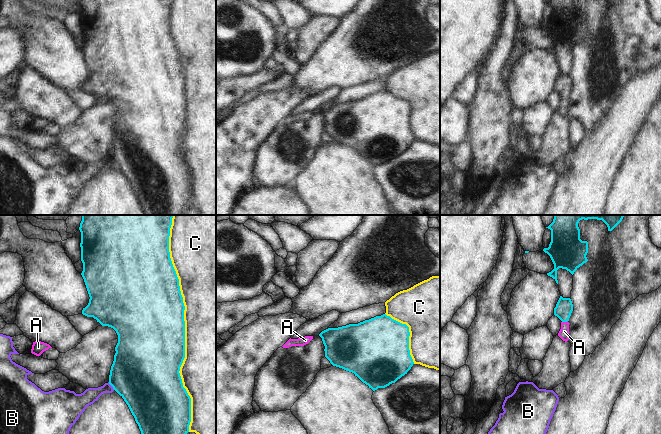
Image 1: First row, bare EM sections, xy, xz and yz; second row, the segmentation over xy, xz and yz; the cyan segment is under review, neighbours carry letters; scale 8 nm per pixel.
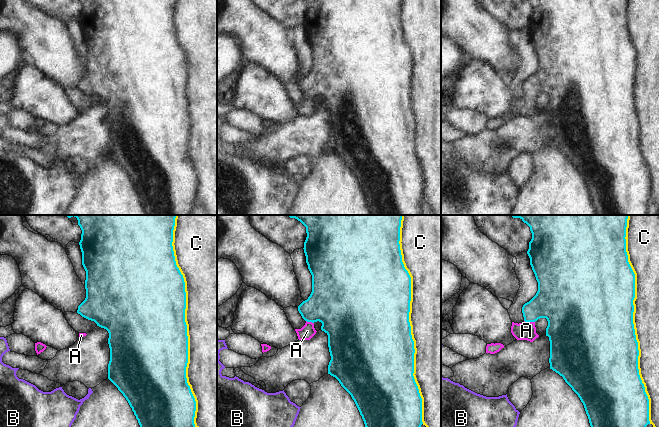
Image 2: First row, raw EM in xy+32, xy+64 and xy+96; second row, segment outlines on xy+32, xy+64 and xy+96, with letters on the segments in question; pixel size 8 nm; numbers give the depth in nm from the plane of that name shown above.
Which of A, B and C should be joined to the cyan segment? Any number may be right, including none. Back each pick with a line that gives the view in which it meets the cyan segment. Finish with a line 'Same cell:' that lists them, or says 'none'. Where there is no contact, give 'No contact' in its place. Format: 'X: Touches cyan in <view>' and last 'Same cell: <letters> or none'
A: Touches cyan in yz
Same cell: A

